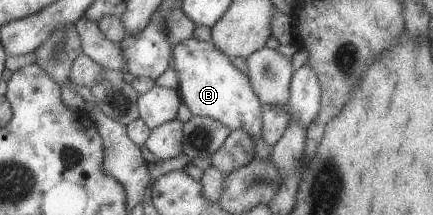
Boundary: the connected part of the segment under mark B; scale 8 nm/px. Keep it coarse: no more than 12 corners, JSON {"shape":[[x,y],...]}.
{"shape":[[211,41],[171,48],[177,90],[192,115],[246,130],[268,158],[262,105]]}

